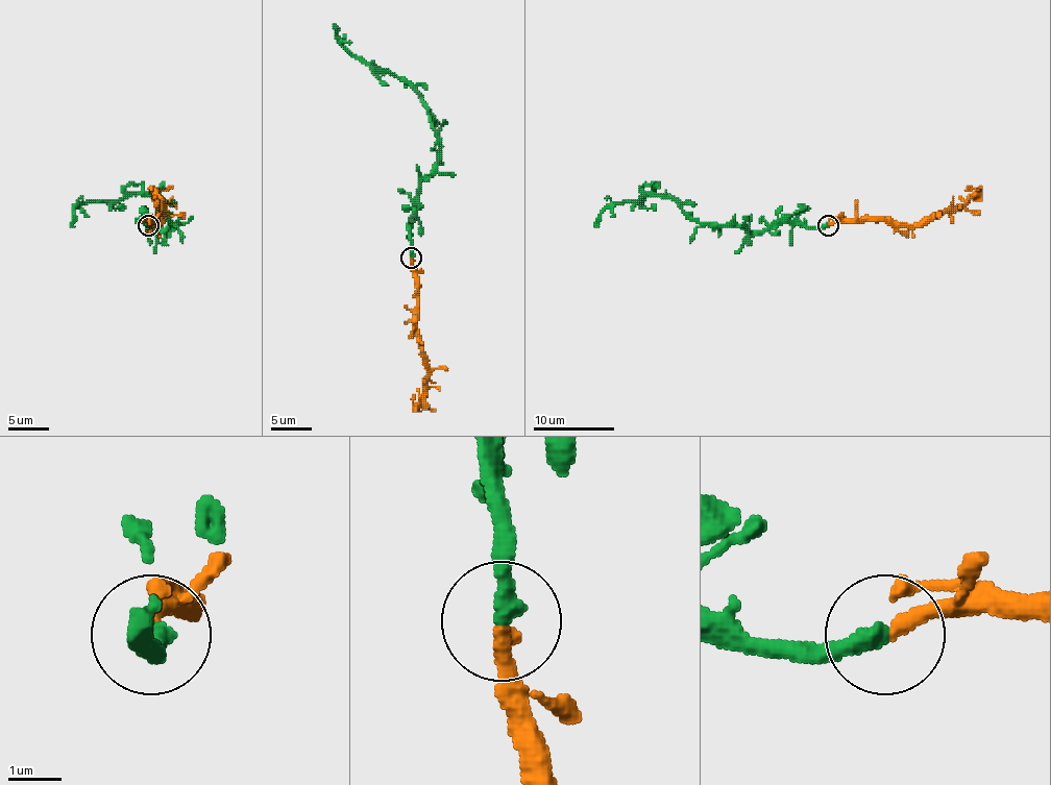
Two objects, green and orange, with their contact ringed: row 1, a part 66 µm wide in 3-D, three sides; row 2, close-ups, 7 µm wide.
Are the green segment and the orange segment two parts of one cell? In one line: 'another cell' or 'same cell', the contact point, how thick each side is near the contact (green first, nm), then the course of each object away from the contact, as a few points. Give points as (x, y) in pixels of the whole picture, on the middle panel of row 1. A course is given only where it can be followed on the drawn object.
same cell; place (411, 258); calibres 360 and 300 nm; course green (411, 259), (413, 199), (437, 163), (439, 131), (407, 83), (351, 52), (333, 24); course orange (411, 259), (416, 289), (418, 347), (426, 366), (426, 396), (420, 405), (435, 411)

